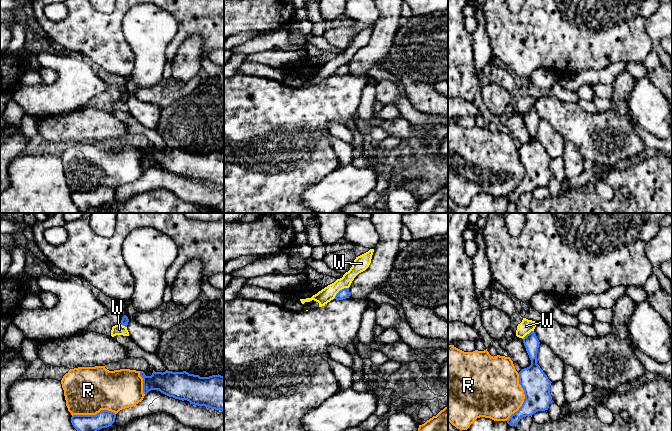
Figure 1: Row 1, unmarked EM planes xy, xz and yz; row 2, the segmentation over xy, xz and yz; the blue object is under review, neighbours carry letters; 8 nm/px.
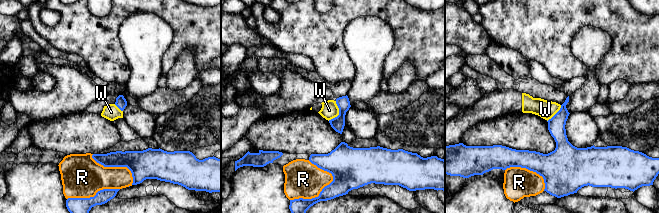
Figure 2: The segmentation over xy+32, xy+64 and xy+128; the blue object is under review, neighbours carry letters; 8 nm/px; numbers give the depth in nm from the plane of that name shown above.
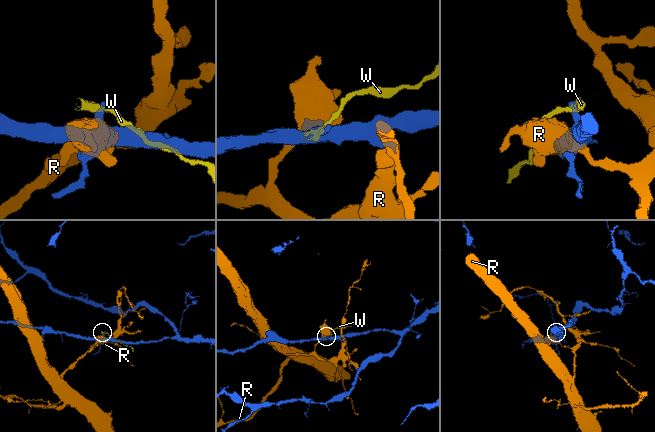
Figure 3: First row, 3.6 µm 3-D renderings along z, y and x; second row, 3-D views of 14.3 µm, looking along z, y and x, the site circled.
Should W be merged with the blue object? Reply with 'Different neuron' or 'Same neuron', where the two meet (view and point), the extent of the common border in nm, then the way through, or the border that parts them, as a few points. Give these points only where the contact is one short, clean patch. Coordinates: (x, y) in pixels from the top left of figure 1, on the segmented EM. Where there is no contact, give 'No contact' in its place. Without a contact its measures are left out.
Different neuron. Touches blue at xz (340, 290). Shared border 160 nm. Boundary: xz (348, 287), (342, 288), (333, 298)

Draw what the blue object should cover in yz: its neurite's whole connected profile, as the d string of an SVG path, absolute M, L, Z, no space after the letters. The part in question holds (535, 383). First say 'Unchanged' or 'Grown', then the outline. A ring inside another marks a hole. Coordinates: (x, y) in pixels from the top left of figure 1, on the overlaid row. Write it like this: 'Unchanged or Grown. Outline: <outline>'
Unchanged. Outline: M534 331L523 338L523 343L531 360L531 365L522 369L519 374L519 384L524 390L525 399L517 412L507 420L510 426L515 426L526 416L531 416L538 411L548 410L552 400L550 393L551 381L537 364L539 340Z

